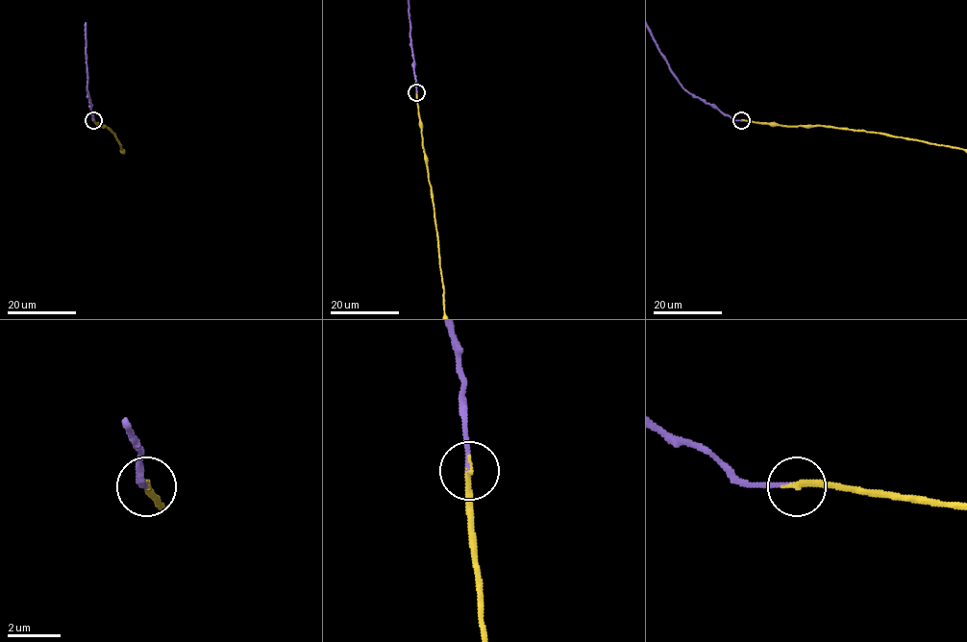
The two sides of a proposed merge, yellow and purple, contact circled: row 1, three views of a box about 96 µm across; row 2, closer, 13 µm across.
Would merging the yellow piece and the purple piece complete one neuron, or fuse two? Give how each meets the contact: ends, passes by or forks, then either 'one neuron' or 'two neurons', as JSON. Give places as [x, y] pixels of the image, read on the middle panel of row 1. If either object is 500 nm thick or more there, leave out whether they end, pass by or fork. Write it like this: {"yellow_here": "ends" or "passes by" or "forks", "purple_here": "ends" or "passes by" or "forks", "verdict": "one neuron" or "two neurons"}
{"yellow_here": "ends", "purple_here": "ends", "verdict": "one neuron"}

